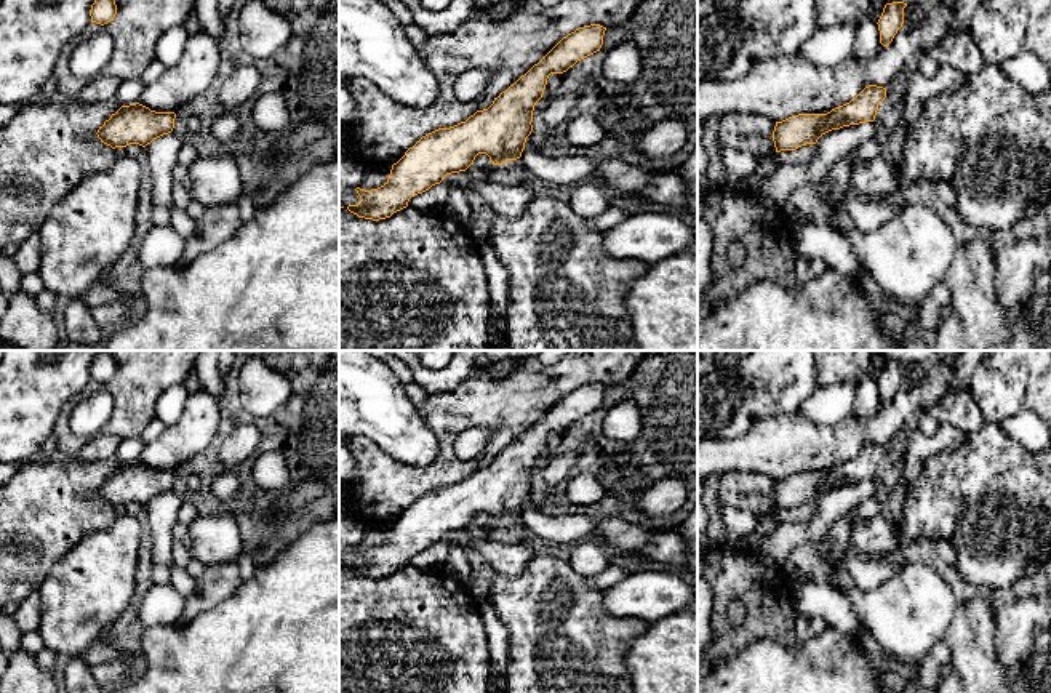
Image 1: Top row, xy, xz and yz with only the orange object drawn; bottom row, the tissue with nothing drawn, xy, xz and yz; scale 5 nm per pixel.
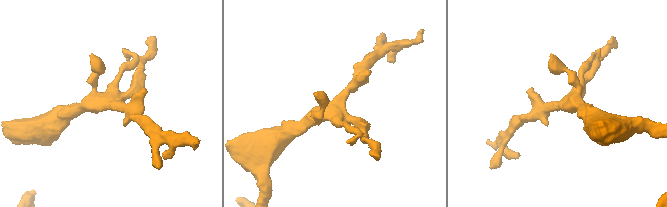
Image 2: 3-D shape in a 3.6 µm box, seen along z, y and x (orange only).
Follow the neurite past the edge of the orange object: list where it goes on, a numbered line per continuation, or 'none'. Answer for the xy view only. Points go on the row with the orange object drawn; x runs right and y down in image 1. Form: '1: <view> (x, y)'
none

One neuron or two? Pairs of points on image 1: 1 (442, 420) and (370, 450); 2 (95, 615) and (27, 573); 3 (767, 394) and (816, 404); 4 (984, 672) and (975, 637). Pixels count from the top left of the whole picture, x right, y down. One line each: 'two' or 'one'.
1: one
2: two
3: two
4: one

